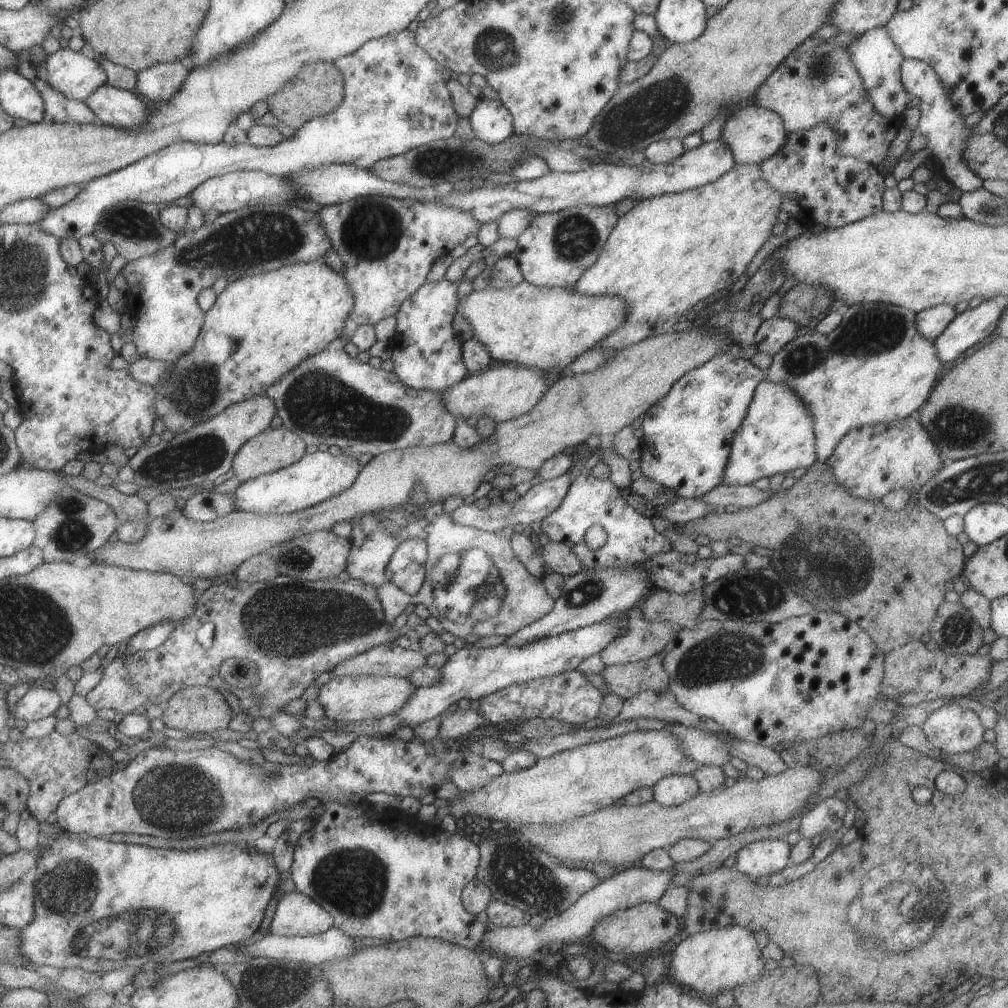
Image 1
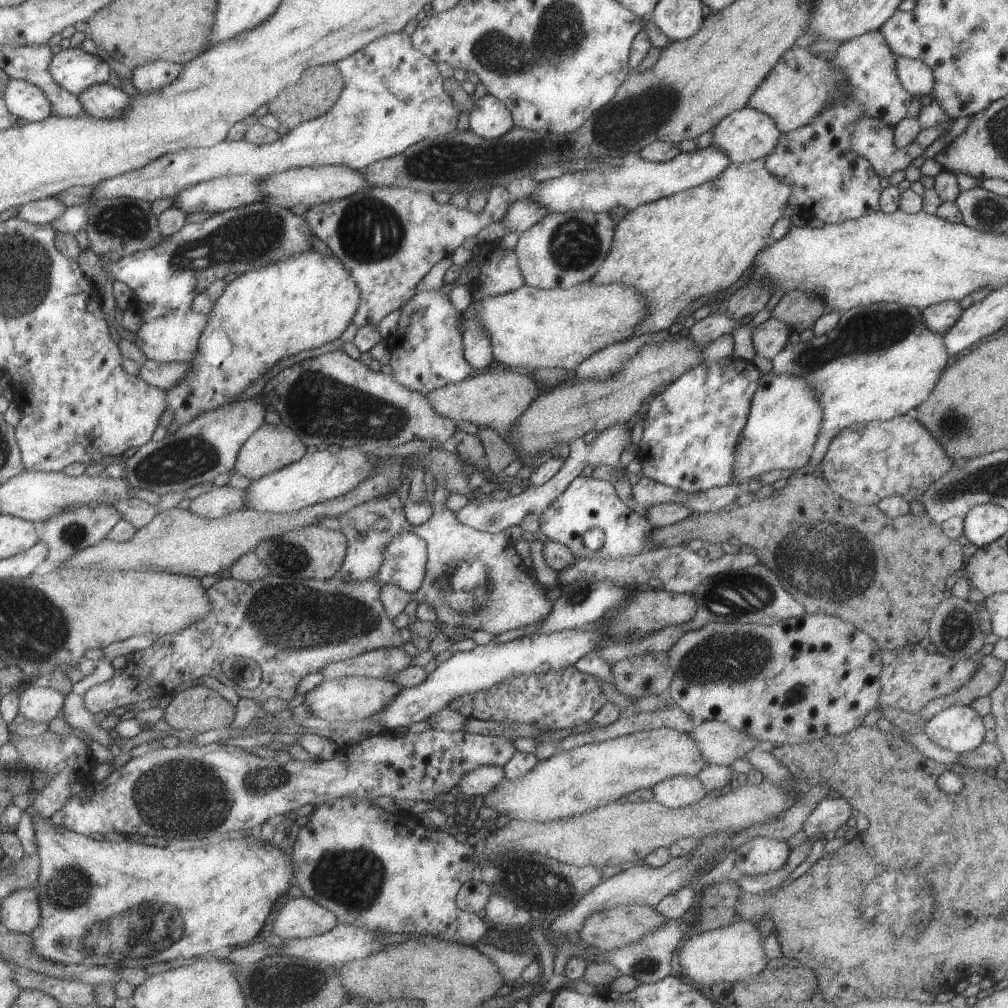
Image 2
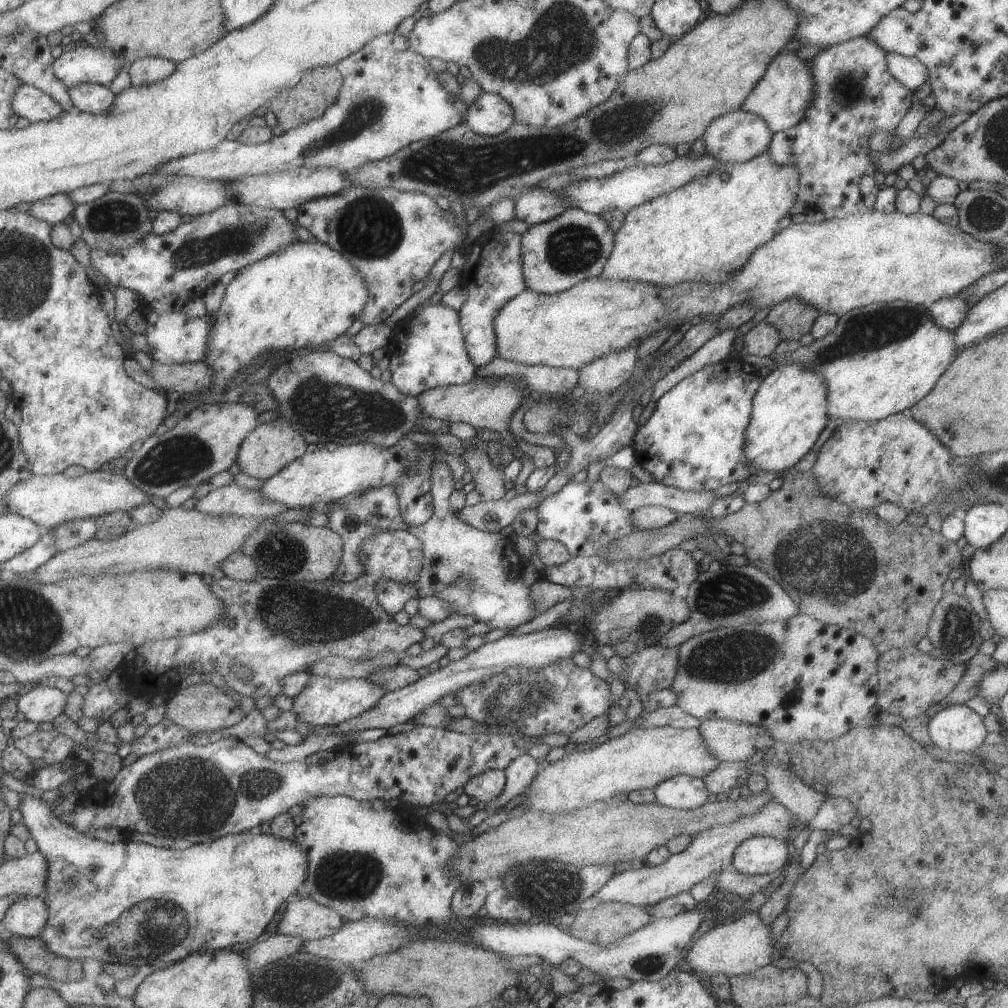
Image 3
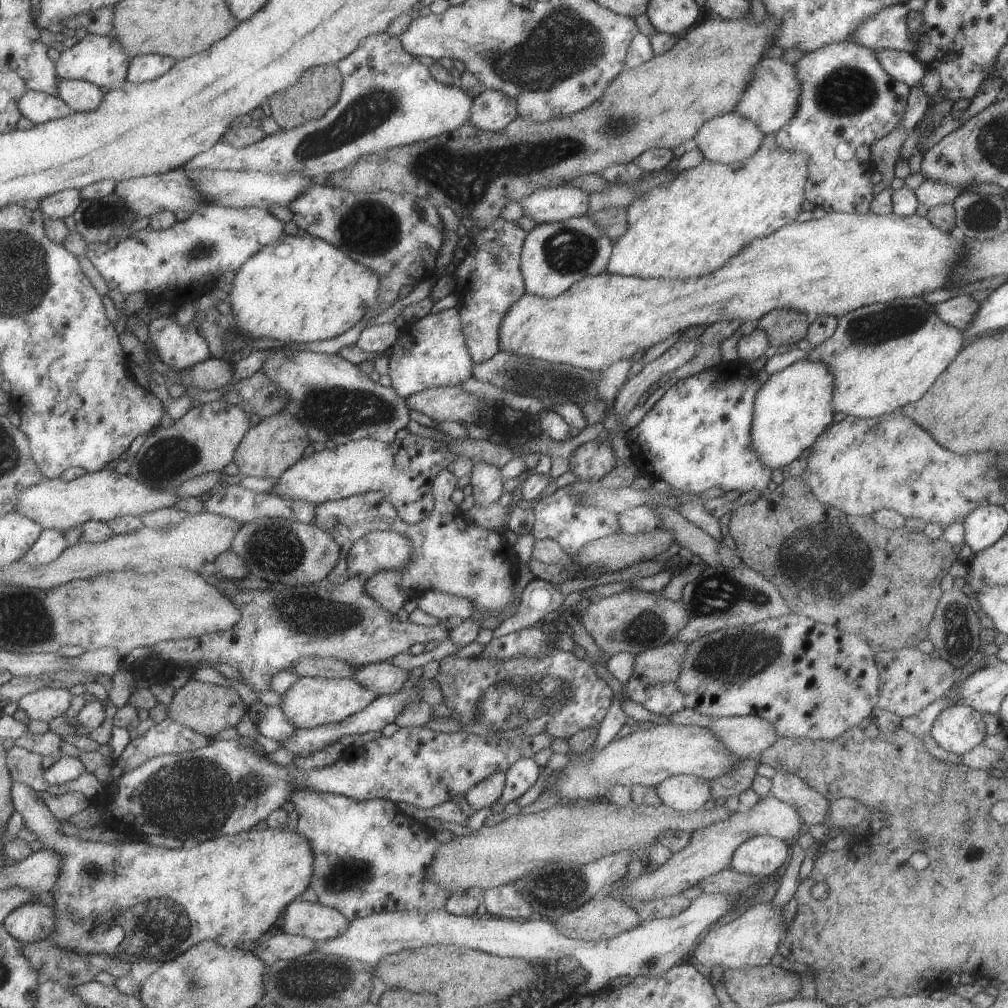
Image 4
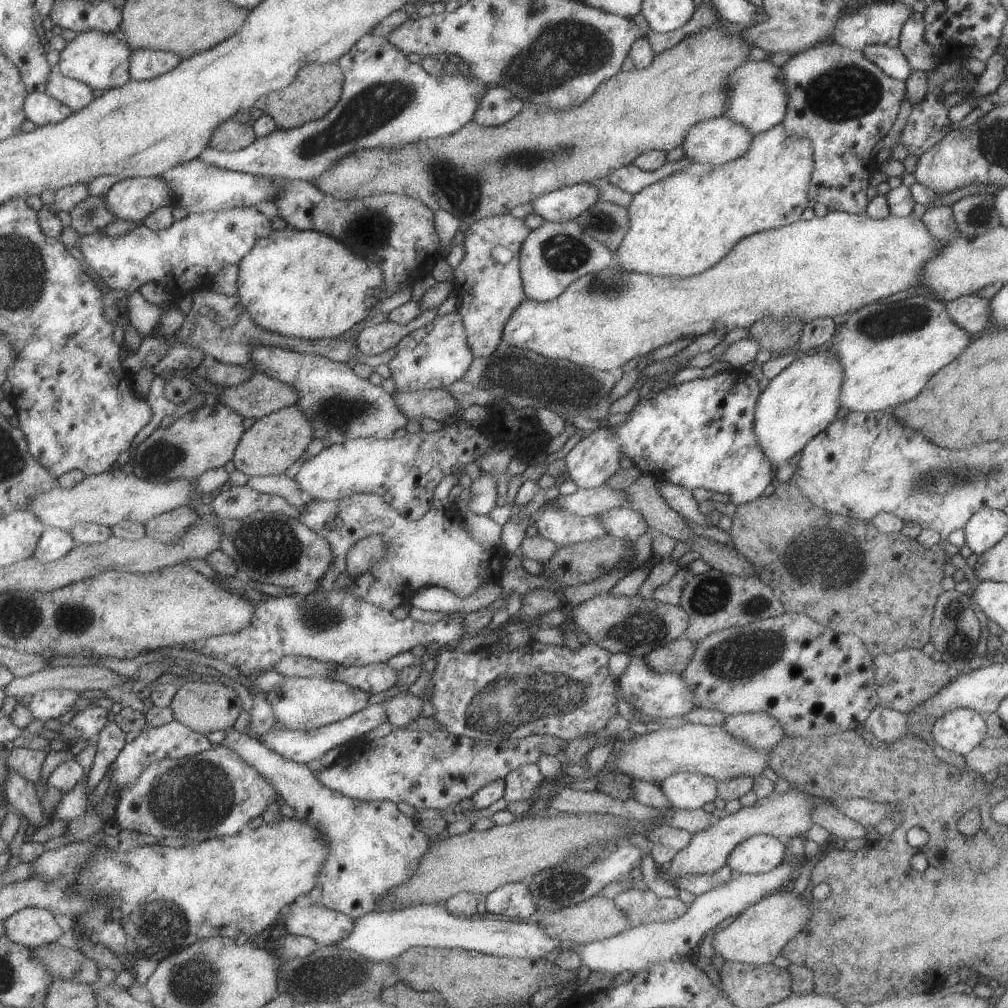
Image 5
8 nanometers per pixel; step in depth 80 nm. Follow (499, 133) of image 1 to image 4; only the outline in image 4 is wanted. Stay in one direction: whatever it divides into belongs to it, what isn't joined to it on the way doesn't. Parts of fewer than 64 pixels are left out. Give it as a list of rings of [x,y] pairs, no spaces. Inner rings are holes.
[[[486,89],[472,98],[468,122],[478,129],[497,132],[518,114],[515,101],[501,91]]]

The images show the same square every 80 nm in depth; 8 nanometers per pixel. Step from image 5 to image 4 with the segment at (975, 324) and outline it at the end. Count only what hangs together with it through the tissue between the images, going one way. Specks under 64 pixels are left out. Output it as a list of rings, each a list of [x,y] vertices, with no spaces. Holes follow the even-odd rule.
[[[970,294],[957,295],[944,302],[934,304],[935,312],[940,320],[962,332],[965,332],[968,325],[971,324],[978,308],[979,302]]]

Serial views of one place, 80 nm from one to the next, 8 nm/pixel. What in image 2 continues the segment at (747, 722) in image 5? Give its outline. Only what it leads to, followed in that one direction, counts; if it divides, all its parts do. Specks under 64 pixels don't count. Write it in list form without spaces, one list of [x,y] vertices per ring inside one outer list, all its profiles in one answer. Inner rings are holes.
[[[702,721],[688,733],[695,742],[699,756],[706,764],[729,767],[734,760],[743,759],[745,752],[759,747],[755,738],[733,730],[727,722]]]

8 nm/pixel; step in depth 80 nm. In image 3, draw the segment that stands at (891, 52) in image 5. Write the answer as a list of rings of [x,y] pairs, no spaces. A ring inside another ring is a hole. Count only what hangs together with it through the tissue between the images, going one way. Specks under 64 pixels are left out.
[[[886,53],[886,70],[895,80],[901,82],[909,90],[915,91],[925,80],[928,80],[928,70],[915,57],[897,53]]]

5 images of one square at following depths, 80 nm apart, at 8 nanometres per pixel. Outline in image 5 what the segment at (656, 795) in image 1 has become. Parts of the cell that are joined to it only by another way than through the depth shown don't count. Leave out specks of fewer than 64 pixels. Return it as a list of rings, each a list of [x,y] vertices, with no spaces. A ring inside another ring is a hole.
[[[673,773],[663,779],[660,788],[675,809],[701,809],[704,803],[716,797],[716,780],[702,774]]]

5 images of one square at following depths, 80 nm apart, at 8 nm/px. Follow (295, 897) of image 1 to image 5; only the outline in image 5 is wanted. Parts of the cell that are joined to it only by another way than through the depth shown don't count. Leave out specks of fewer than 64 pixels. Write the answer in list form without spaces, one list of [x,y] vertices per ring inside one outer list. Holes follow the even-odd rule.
[[[291,903],[285,912],[289,935],[309,937],[321,945],[335,945],[351,934],[354,920],[346,914],[321,906]]]

